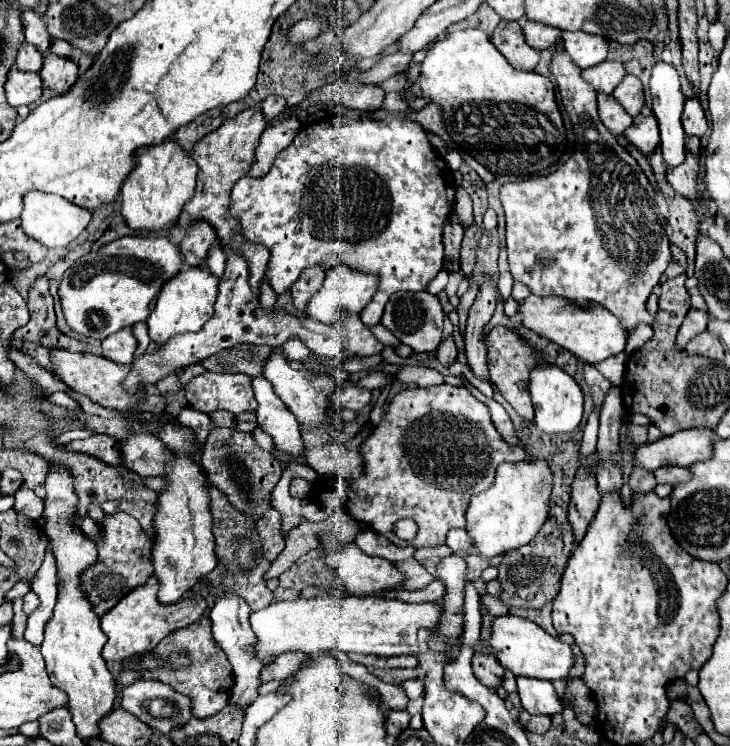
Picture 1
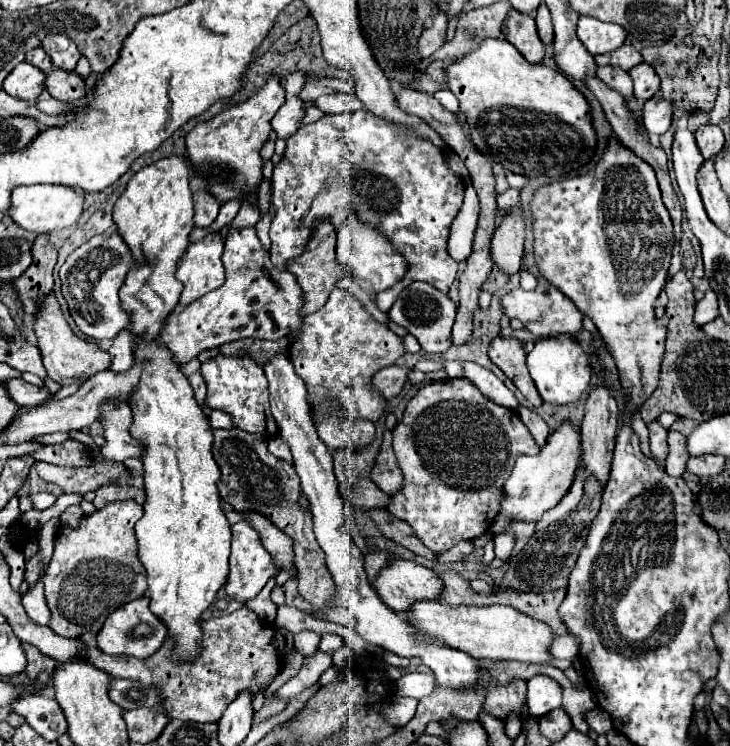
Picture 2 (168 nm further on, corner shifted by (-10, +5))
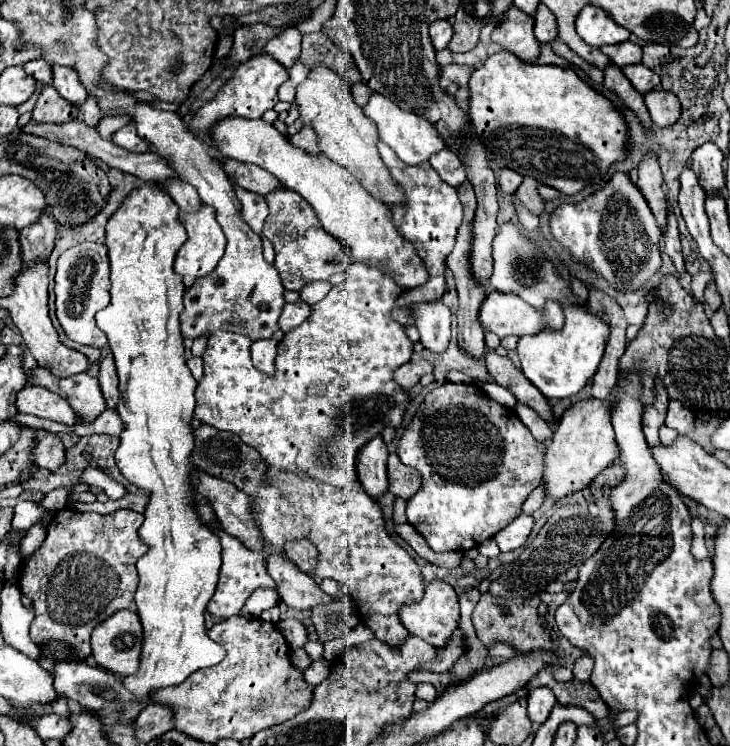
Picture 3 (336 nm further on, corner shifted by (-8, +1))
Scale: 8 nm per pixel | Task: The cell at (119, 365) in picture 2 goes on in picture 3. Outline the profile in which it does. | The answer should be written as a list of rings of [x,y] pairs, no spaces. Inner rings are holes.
[[[111,351],[101,361],[99,381],[101,381],[101,391],[103,391],[103,397],[107,401],[107,407],[115,409],[115,405],[119,401],[119,379],[117,379],[117,367],[113,363]]]

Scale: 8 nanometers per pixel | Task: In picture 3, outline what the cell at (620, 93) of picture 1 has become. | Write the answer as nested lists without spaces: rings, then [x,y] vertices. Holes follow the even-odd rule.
[[[637,63],[637,65],[631,65],[631,67],[623,67],[623,73],[641,95],[645,95],[645,93],[649,93],[649,91],[659,87],[659,75],[655,71],[651,71],[649,67],[645,67],[643,63]]]

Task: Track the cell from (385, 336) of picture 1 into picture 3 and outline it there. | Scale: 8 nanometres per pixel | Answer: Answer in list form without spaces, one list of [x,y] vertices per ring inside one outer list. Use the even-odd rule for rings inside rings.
[[[319,281],[319,283],[311,283],[309,287],[305,287],[303,291],[301,291],[301,299],[303,301],[309,301],[311,305],[313,303],[317,303],[317,301],[321,301],[325,295],[327,295],[327,291],[331,289],[333,285],[329,283],[329,281]]]

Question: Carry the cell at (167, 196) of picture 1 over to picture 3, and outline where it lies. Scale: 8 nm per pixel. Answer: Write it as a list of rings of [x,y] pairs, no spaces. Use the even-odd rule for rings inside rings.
[[[157,181],[145,183],[133,189],[121,203],[121,207],[107,221],[107,249],[111,261],[111,303],[95,315],[97,325],[105,331],[109,339],[109,347],[115,357],[117,375],[119,375],[119,391],[121,399],[117,405],[117,413],[123,421],[121,445],[115,453],[115,461],[119,471],[127,481],[137,485],[149,495],[149,503],[145,507],[145,521],[141,525],[139,539],[147,545],[147,553],[139,557],[139,587],[135,593],[137,613],[141,617],[145,639],[141,665],[135,675],[125,677],[123,685],[137,697],[135,703],[127,705],[123,715],[129,721],[135,721],[141,703],[149,701],[149,691],[179,685],[193,671],[203,667],[213,667],[225,657],[225,649],[213,639],[209,639],[205,629],[205,609],[213,591],[217,587],[217,579],[221,575],[221,541],[213,529],[201,521],[195,511],[195,493],[193,473],[197,467],[191,461],[191,451],[195,447],[193,435],[193,415],[195,415],[195,379],[185,365],[185,349],[183,335],[179,329],[179,315],[183,311],[183,293],[185,285],[181,275],[173,271],[173,259],[177,257],[177,247],[185,243],[185,227],[181,227],[181,211]]]

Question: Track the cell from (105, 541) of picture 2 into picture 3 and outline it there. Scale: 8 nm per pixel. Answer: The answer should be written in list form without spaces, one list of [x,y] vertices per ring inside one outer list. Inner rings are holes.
[[[61,509],[53,515],[47,537],[23,565],[21,565],[21,579],[19,579],[19,589],[23,595],[27,595],[35,609],[37,617],[31,625],[31,639],[35,643],[43,643],[47,639],[57,639],[65,641],[71,647],[75,647],[75,655],[79,659],[85,659],[91,655],[91,631],[101,625],[107,617],[111,617],[119,609],[129,609],[135,611],[135,591],[137,591],[137,569],[135,563],[139,555],[147,551],[147,547],[139,541],[137,529],[143,523],[143,515],[131,509],[119,509],[109,515],[99,515],[99,513],[79,513],[75,509]]]

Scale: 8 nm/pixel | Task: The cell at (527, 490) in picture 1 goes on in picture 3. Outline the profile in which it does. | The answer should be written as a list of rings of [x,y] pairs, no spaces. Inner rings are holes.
[[[599,399],[577,401],[557,421],[557,429],[543,457],[541,483],[547,497],[559,501],[569,493],[577,493],[585,489],[605,467],[609,467],[617,459],[615,433],[609,421],[611,407],[613,403],[603,403]]]

